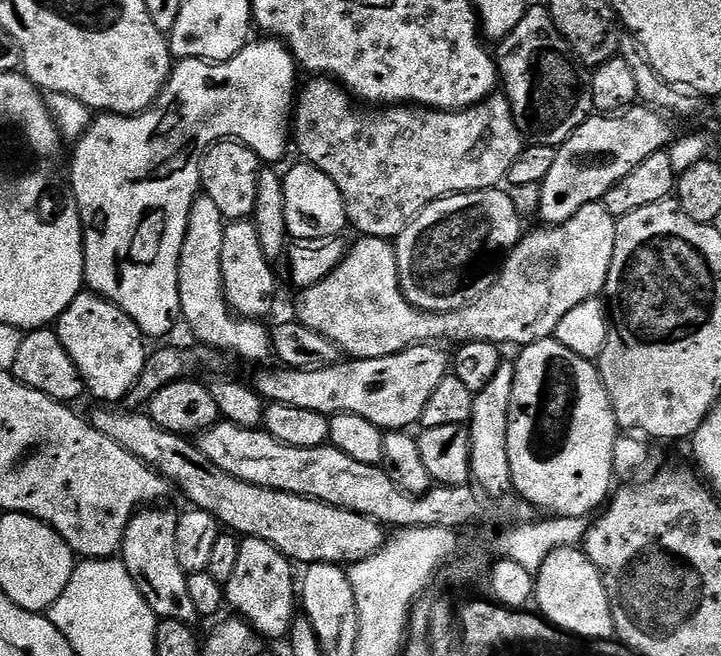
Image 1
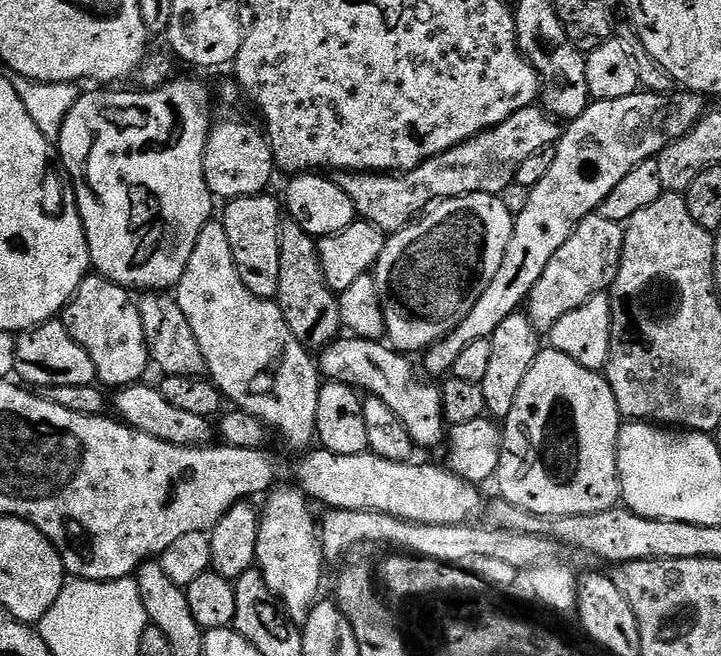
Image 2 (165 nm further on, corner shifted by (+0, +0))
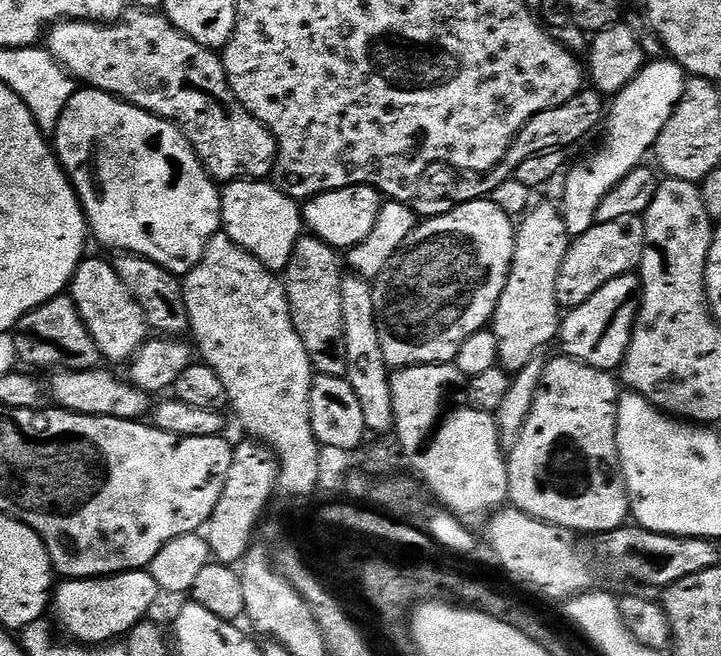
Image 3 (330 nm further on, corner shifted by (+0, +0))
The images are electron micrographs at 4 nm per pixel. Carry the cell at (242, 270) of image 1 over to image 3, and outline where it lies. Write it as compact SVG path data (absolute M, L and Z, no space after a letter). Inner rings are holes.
M267 179L263 180L233 180L223 185L220 193L220 223L222 225L223 235L229 236L232 241L242 250L246 250L258 262L262 262L262 266L267 268L273 274L283 273L284 267L290 262L290 254L294 254L294 246L300 241L302 233L305 231L304 217L302 215L302 208L297 201L290 199L286 194L282 194L282 190L276 188L275 183L269 182Z

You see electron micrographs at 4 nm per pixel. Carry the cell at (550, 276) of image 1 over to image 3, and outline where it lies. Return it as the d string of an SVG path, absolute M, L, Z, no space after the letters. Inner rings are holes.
M641 217L617 218L615 222L596 223L586 234L569 243L568 253L560 267L556 301L565 309L577 308L614 278L635 273L644 253L644 222Z

